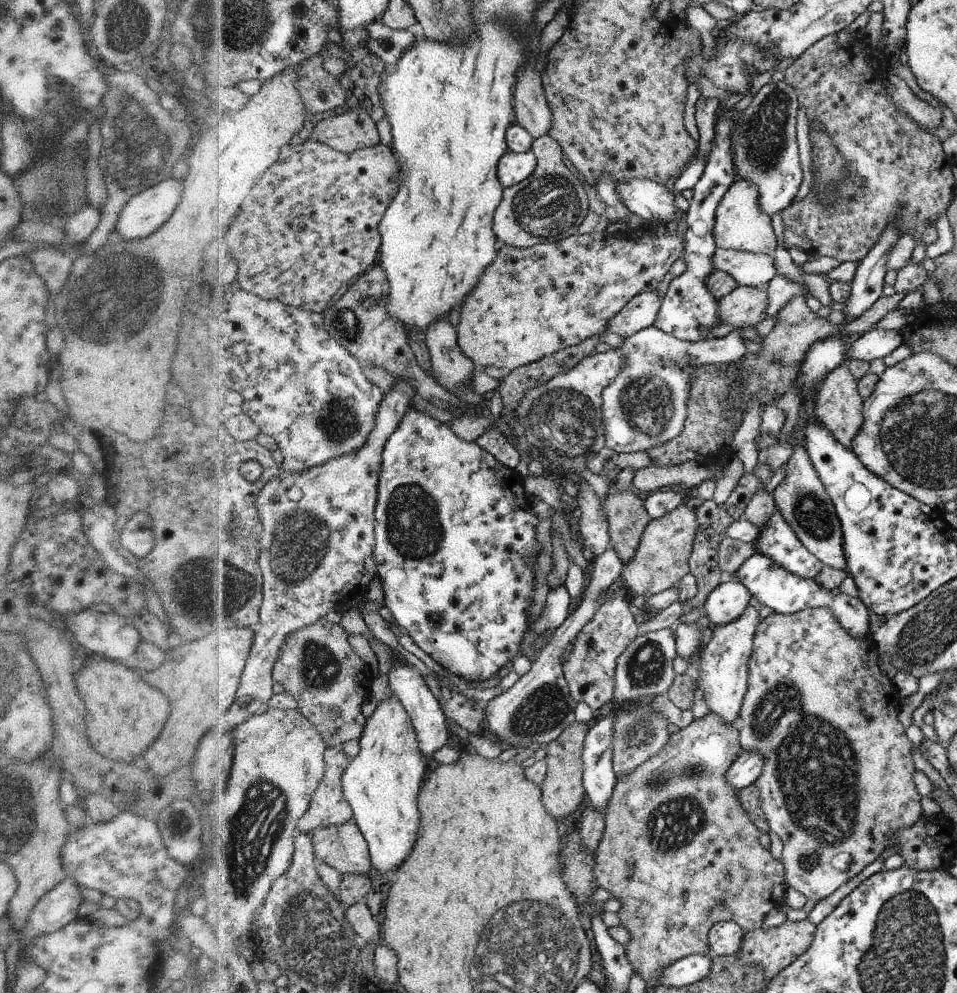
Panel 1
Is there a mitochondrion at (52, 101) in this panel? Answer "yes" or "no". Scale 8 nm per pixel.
yes

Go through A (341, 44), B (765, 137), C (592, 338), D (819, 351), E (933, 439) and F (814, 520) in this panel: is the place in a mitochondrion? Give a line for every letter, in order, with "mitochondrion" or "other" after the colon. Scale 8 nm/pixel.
A: other
B: mitochondrion
C: other
D: other
E: mitochondrion
F: mitochondrion

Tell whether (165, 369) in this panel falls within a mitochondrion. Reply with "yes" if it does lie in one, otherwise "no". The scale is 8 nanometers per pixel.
no

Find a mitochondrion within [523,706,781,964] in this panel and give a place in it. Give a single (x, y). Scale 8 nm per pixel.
(675, 823)

